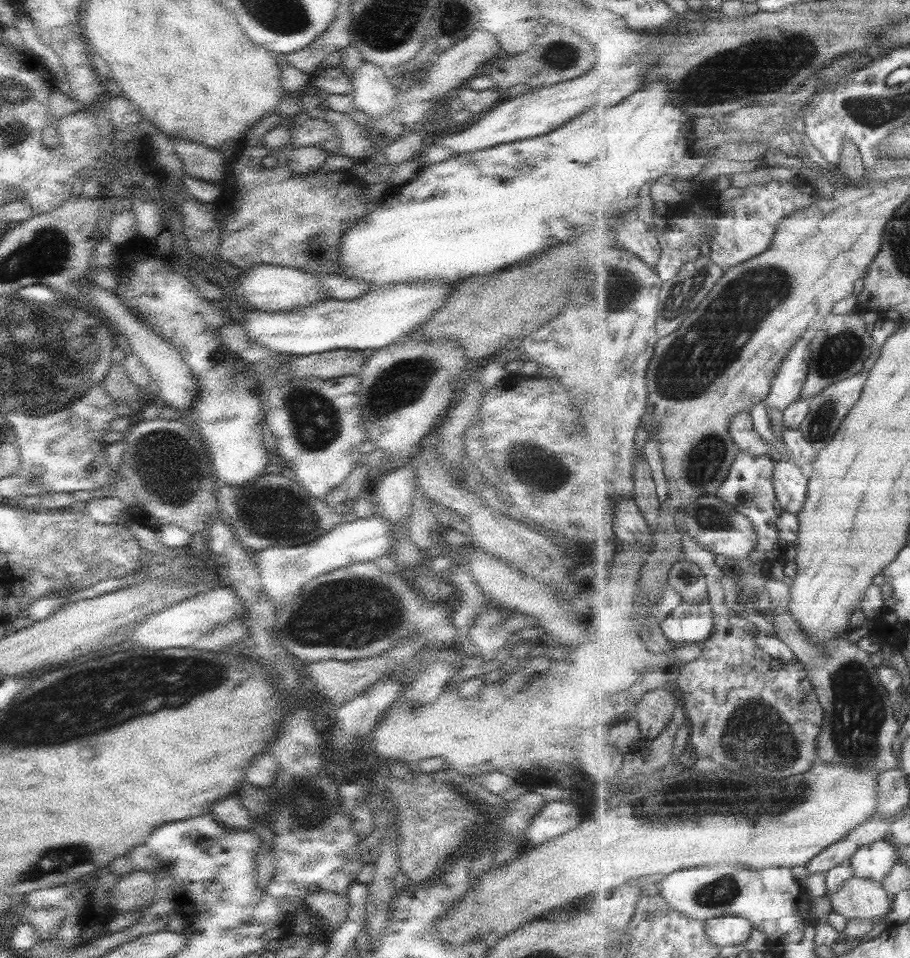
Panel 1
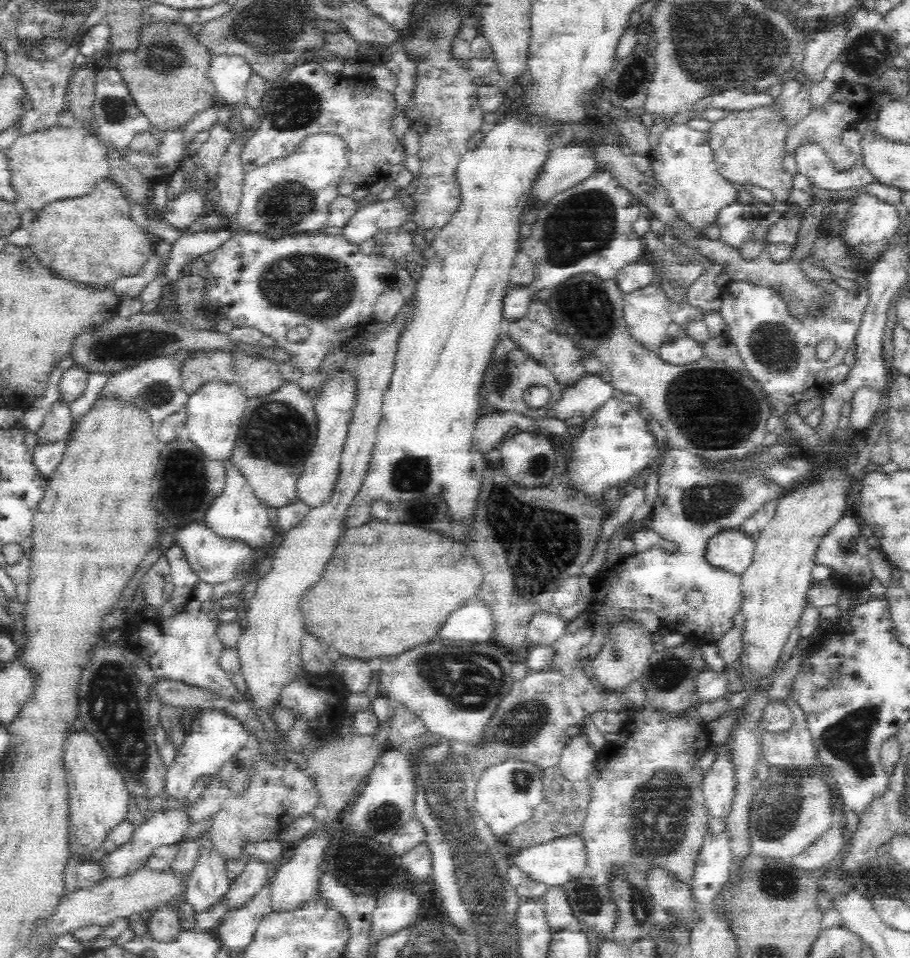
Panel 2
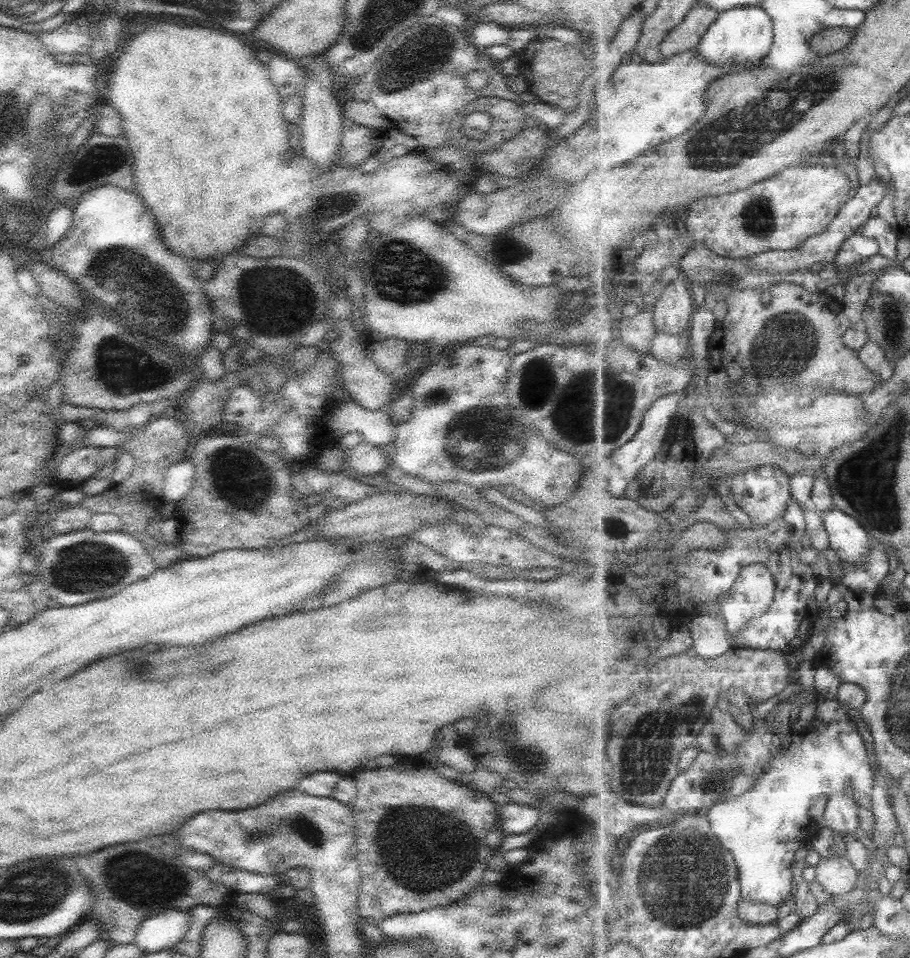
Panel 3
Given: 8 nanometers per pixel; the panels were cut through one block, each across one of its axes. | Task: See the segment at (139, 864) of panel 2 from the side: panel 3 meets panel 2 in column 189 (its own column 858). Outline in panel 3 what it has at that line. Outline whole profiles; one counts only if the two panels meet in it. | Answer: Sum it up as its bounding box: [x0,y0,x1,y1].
[824,792,860,835]

